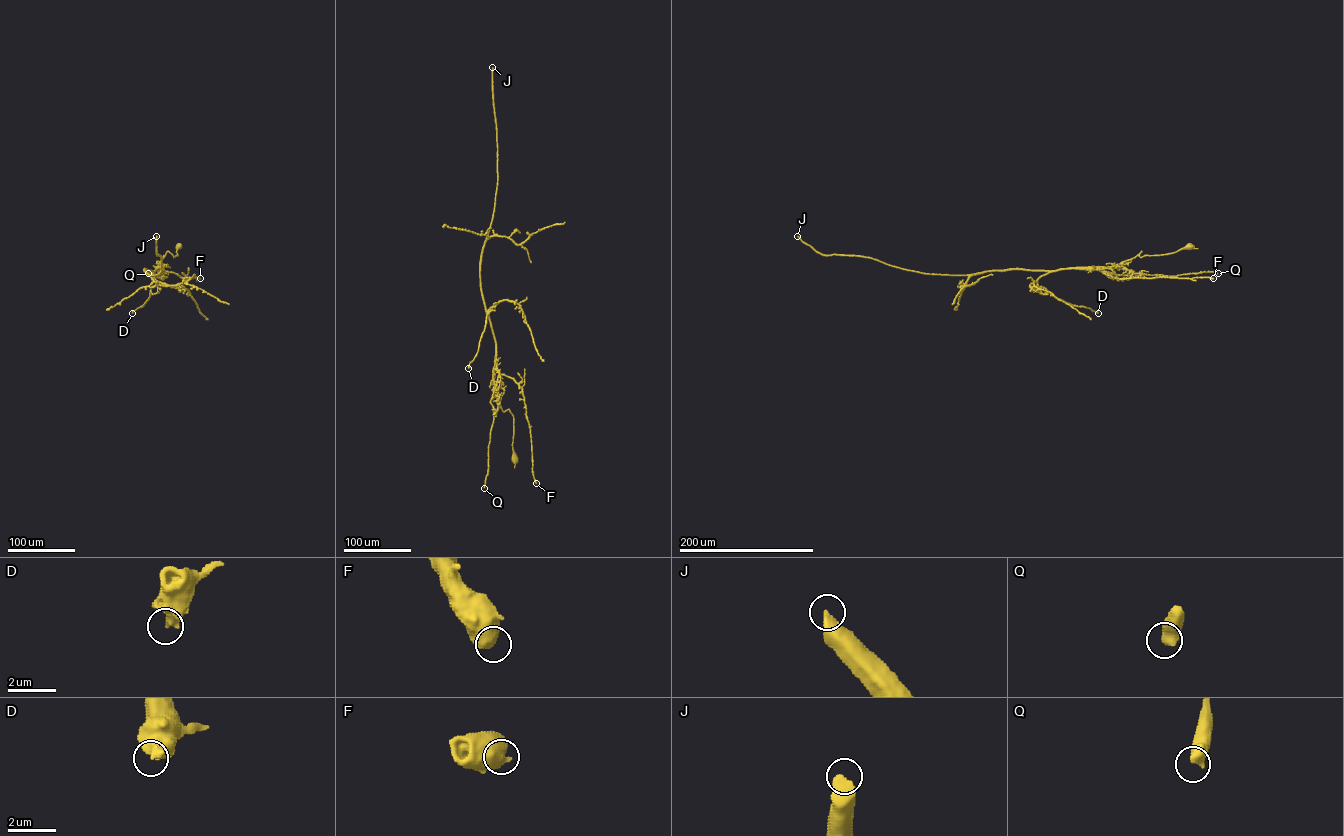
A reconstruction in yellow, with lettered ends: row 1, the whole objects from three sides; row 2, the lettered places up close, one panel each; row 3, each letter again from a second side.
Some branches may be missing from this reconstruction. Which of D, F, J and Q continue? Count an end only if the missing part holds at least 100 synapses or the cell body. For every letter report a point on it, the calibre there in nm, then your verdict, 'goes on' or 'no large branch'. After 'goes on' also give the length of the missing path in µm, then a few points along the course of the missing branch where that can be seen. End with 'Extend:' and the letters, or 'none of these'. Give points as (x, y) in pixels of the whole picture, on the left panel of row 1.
D: at (132, 313); 480 nm thick; no large branch
F: at (200, 278); 750 nm thick; no large branch
J: at (156, 236); 550 nm thick; goes on; about 400 µm are missing; missing branch runs (156, 236), (155, 211), (148, 201), (130, 190), (99, 181), (84, 167), (79, 154), (92, 133), (88, 115)
Q: at (148, 273); 600 nm thick; no large branch
Extend: J

